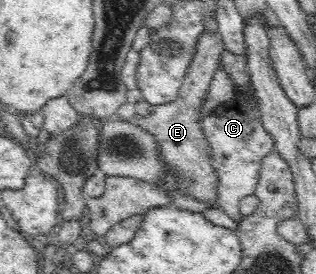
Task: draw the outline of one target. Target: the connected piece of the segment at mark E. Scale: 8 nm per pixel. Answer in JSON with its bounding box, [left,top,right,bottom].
[86,33,224,236]

